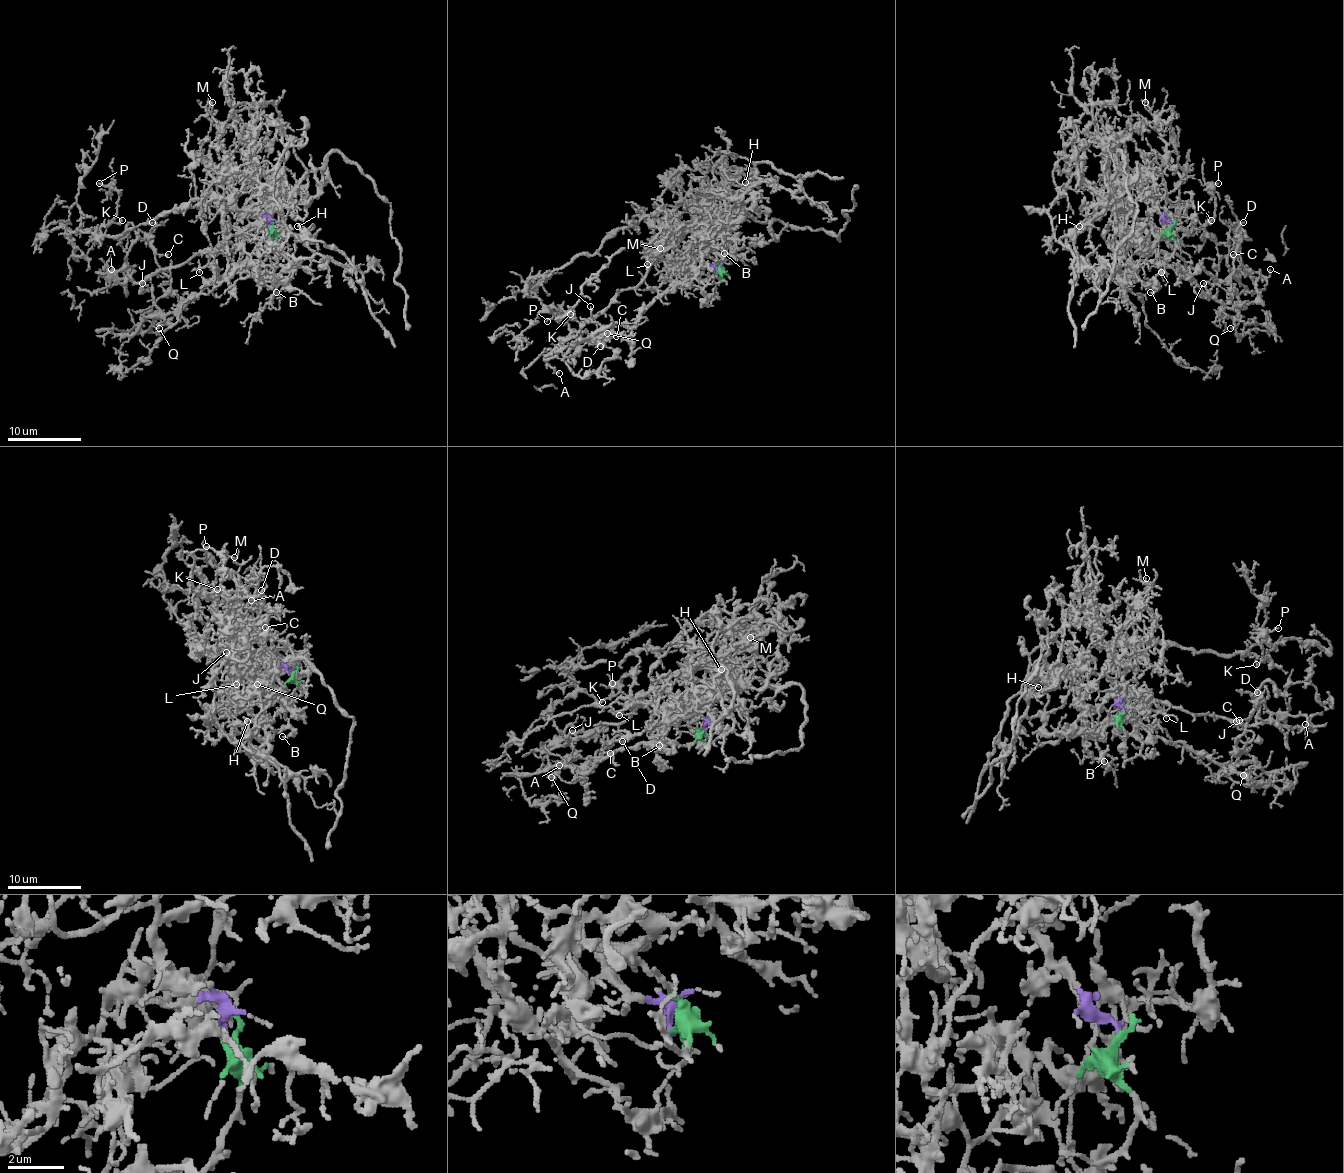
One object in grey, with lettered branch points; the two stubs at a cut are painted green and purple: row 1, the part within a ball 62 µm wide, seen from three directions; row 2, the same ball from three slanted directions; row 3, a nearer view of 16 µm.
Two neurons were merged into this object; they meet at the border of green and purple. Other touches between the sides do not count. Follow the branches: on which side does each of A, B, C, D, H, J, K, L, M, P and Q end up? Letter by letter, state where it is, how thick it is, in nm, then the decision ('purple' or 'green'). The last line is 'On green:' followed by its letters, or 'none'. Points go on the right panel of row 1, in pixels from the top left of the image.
A: place (1270, 269); calibre 120 nm; purple
B: place (1150, 292); calibre 170 nm; green
C: place (1233, 254); calibre 180 nm; green
D: place (1243, 222); calibre 120 nm; green
H: place (1079, 226); calibre 160 nm; green
J: place (1203, 283); calibre 120 nm; purple
K: place (1211, 220); calibre 160 nm; purple
L: place (1161, 272); calibre 140 nm; purple
M: place (1145, 102); calibre 90 nm; purple
P: place (1218, 183); calibre 150 nm; purple
Q: place (1230, 328); calibre 120 nm; green
On green: B, C, D, H, Q

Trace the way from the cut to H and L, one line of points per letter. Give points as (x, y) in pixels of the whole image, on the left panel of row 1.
H: (268, 227), (274, 238), (270, 251), (255, 264), (305, 267), (300, 260), (313, 254), (298, 227)
L: (268, 225), (265, 216), (244, 234), (228, 234), (200, 266), (200, 273)

